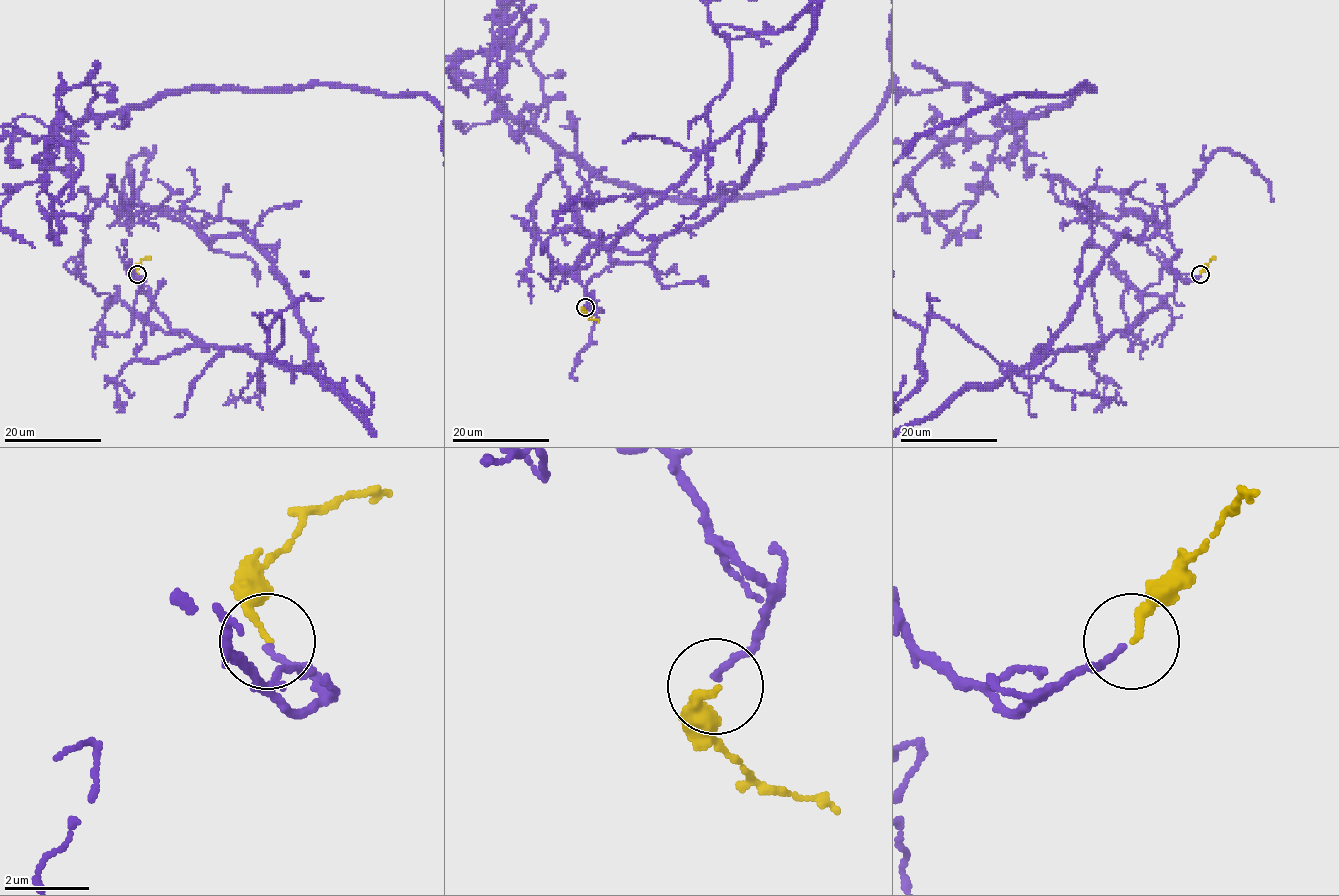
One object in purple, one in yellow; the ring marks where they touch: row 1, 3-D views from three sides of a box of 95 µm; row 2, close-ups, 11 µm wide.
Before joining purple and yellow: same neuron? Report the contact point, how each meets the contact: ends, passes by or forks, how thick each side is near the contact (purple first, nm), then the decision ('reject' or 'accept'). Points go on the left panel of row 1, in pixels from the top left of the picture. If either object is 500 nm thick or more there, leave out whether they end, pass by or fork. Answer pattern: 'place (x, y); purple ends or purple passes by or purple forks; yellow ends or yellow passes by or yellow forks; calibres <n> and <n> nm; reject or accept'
place (137, 274); purple ends; yellow ends; calibres 150 and 180 nm; accept

